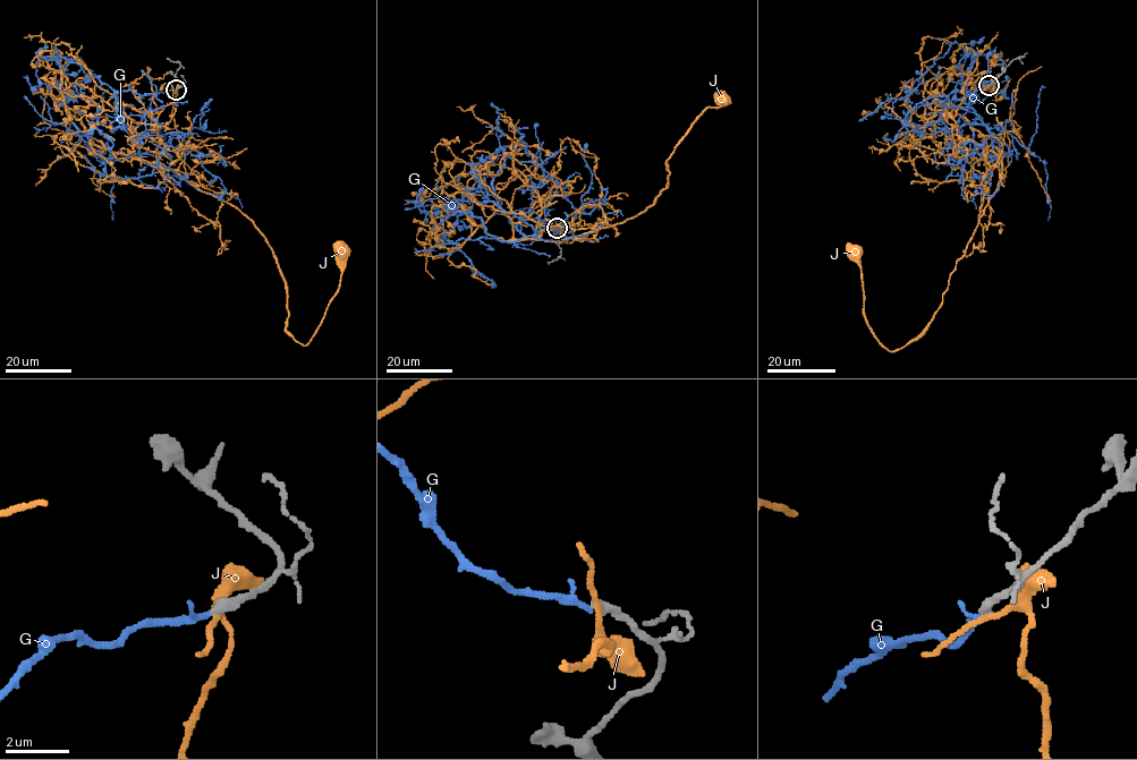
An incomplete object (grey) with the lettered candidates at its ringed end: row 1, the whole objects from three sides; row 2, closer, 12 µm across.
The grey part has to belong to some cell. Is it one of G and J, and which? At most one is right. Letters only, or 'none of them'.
G

